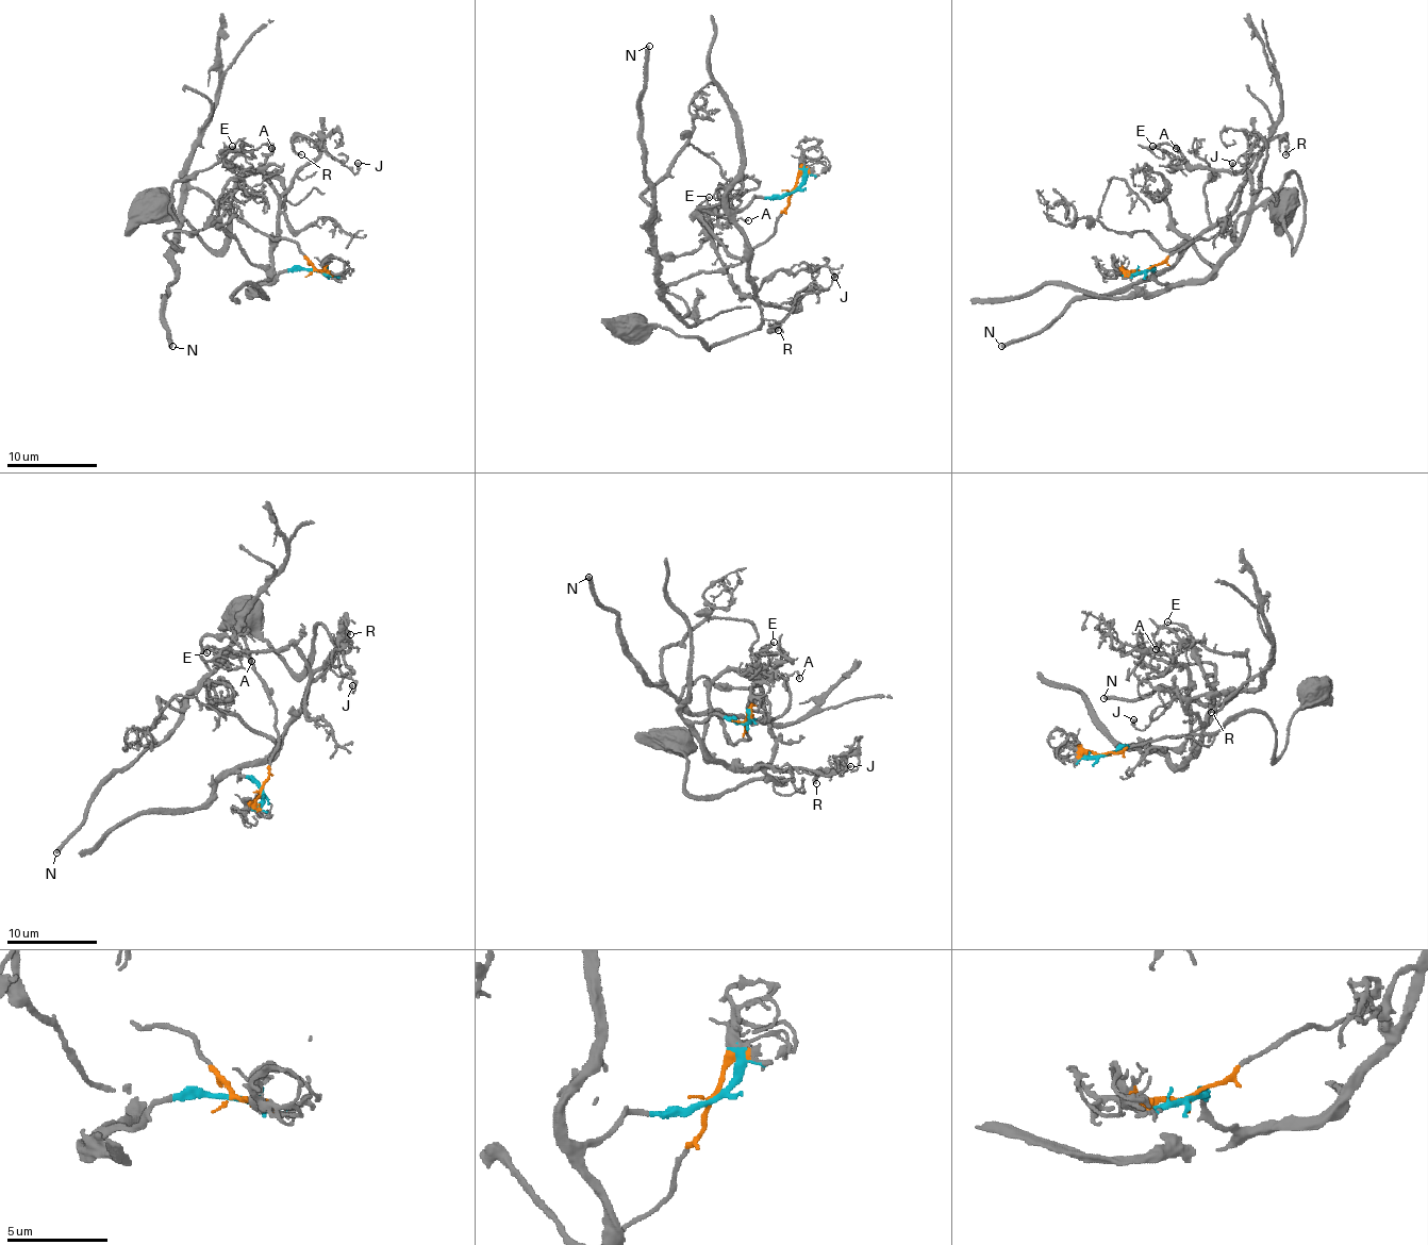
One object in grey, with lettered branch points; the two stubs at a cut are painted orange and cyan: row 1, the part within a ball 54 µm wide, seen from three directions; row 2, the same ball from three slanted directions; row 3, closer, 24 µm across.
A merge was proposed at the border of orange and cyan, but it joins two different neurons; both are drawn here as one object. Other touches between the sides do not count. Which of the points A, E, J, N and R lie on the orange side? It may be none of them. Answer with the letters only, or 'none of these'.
N

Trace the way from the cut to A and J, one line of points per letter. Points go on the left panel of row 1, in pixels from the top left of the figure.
A: (316, 270), (280, 272), (260, 286), (268, 279), (275, 186), (260, 171), (232, 164), (264, 144), (270, 148)
J: (316, 270), (280, 272), (260, 286), (268, 279), (278, 198), (318, 155), (320, 139), (354, 173), (359, 162)

